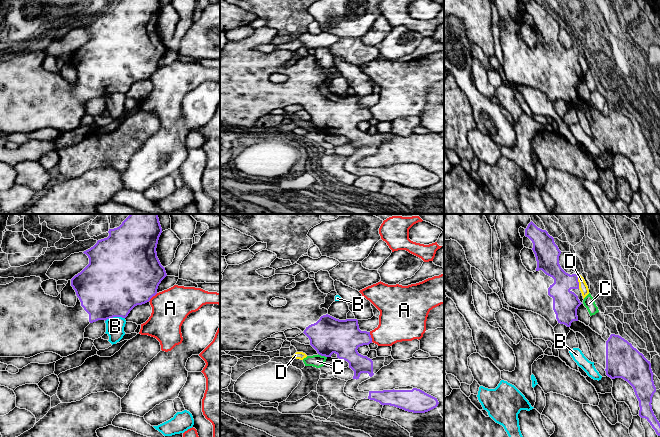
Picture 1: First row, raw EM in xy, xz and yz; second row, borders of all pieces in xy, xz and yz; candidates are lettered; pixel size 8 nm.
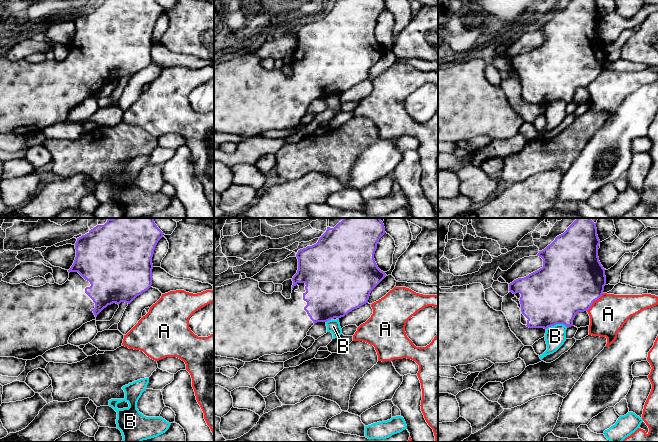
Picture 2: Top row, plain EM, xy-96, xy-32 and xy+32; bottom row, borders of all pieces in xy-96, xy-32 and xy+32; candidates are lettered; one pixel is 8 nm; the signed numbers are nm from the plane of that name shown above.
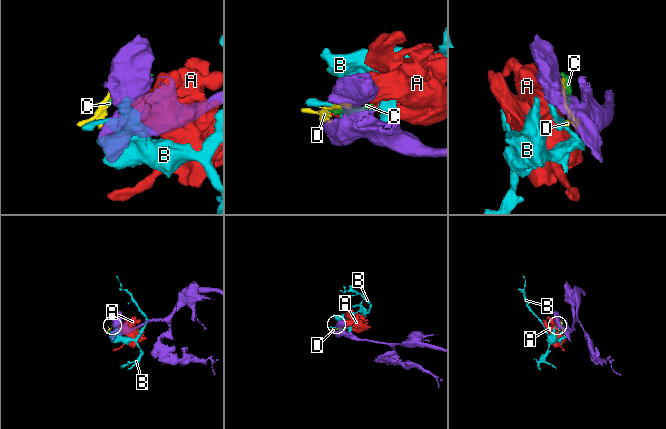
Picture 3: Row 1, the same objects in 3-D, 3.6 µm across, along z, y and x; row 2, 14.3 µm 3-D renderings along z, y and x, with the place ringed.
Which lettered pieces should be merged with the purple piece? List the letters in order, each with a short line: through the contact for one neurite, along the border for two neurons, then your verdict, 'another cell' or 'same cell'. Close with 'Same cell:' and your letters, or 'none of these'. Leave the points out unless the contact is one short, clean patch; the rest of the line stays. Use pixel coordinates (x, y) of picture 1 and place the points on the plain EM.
A: line xy (157, 69), (148, 77); another cell
B: line xy (124, 93), (110, 93), (105, 97); another cell
C: another cell
D: another cell
Same cell: none of these

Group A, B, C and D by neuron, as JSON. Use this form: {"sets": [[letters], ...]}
{"sets": [["A"], ["B"], ["C", "D"]]}

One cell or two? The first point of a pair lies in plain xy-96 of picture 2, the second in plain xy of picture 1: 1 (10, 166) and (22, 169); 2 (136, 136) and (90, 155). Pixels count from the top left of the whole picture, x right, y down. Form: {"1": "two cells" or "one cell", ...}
{"1": "one cell", "2": "one cell"}

